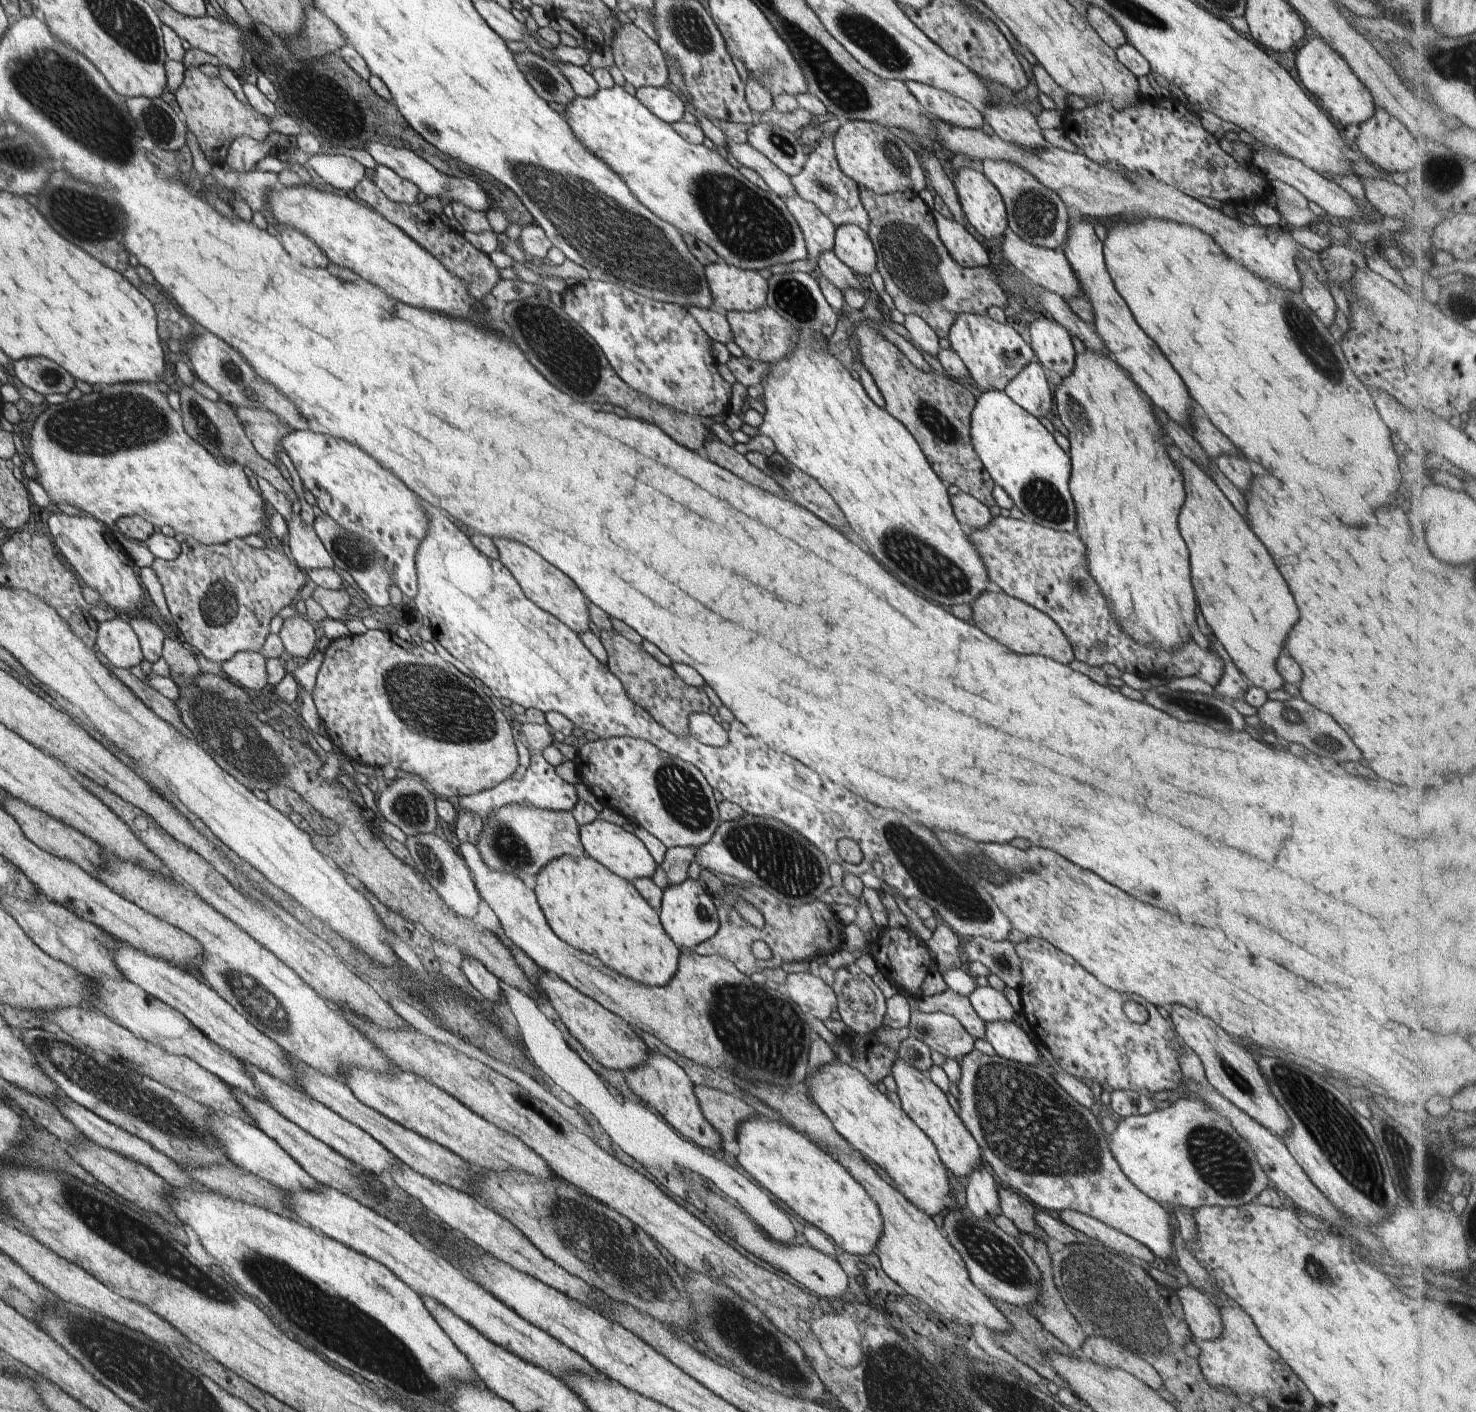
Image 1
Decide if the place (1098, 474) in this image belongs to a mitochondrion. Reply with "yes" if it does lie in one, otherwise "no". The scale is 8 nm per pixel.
no

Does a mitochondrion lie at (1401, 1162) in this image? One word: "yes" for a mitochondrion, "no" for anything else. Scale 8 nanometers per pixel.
yes

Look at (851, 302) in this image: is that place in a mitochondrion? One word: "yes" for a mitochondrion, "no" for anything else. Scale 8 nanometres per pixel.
no

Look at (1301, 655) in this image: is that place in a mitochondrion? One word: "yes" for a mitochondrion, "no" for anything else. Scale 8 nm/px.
no

